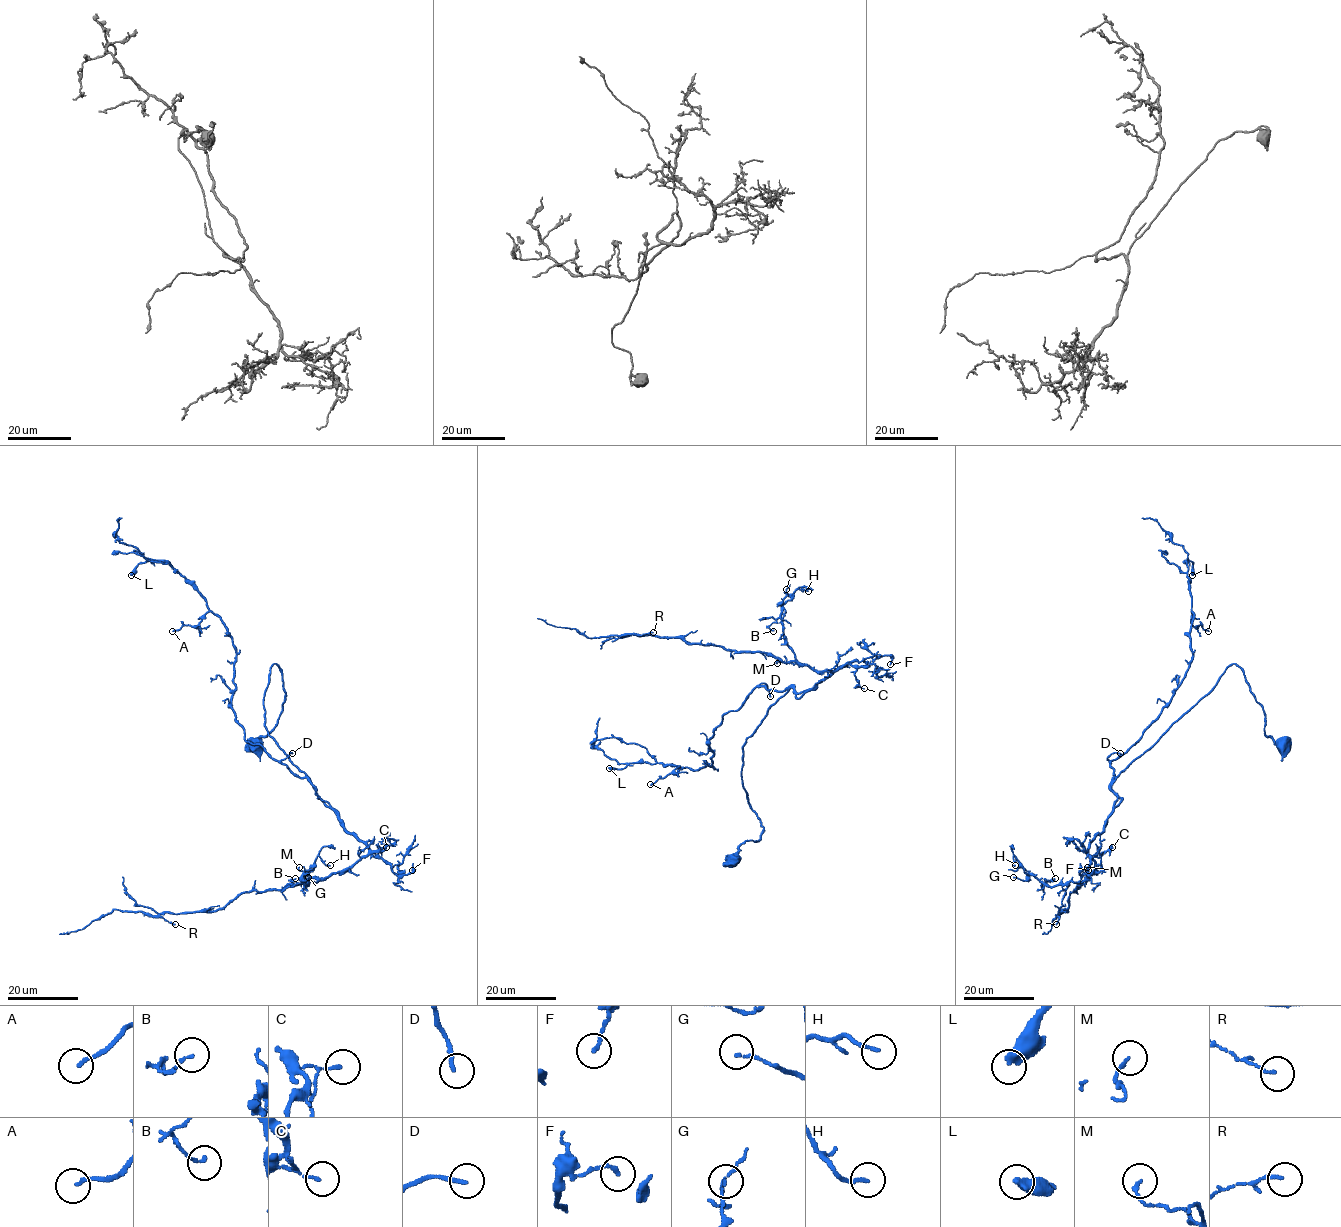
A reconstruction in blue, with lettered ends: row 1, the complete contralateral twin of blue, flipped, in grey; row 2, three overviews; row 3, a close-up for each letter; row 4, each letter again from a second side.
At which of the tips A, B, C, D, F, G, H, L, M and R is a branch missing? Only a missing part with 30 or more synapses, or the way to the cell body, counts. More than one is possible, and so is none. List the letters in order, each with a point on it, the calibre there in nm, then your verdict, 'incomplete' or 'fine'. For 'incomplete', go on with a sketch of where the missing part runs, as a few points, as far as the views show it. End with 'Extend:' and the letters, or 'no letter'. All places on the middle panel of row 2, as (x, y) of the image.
A: (650, 784) | 130 nm | fine
B: (773, 631) | 130 nm | fine
C: (864, 688) | 90 nm | fine
D: (770, 696) | 180 nm | incomplete | (770, 696), (778, 717), (808, 719), (810, 707), (794, 707), (799, 700), (899, 677)
F: (890, 664) | 170 nm | fine
G: (786, 589) | 120 nm | fine
H: (808, 591) | 150 nm | fine
L: (609, 768) | 400 nm | fine
M: (777, 663) | 130 nm | fine
R: (653, 632) | 120 nm | fine
Extend: D

